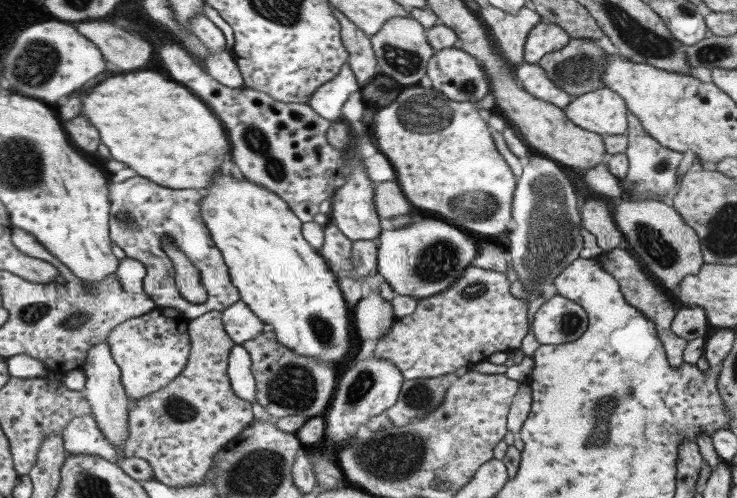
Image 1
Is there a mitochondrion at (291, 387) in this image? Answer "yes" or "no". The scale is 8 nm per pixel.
yes

